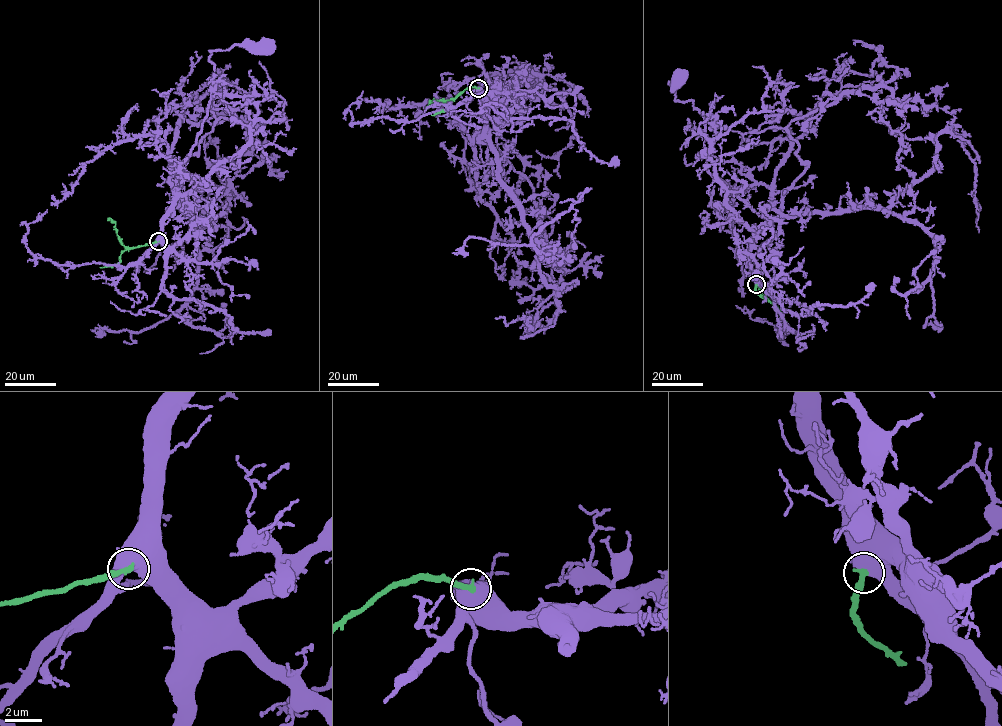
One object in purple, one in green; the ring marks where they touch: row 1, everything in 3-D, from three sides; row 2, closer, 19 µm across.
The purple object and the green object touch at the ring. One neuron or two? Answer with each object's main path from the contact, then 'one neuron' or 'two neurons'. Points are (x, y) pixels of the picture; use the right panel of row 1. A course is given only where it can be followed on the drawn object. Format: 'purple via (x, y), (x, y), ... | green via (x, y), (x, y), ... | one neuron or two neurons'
purple via (756, 284), (749, 249), (765, 219), (709, 172), (705, 118), (690, 100), (675, 100), (681, 78) | green via (756, 284), (755, 292), (765, 300), (755, 283), (763, 281) | two neurons

